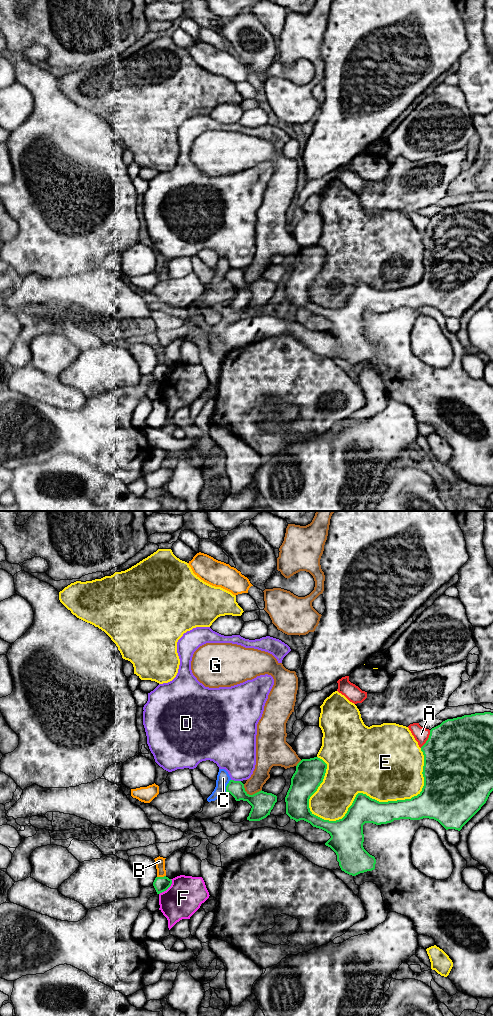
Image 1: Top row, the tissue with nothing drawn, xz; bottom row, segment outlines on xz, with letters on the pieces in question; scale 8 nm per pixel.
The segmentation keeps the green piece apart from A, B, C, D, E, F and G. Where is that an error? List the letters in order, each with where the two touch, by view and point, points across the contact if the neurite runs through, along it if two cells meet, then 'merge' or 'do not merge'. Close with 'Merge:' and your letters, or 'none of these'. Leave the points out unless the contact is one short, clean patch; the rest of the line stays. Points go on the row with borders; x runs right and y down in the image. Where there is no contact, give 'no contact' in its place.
A: contact xz (428, 739); do not merge
B: contact xz (161, 877); border xz (165, 875), (157, 877); do not merge
C: contact xz (227, 785); do not merge
D: contact xz (236, 781); border xz (231, 779), (240, 781); do not merge
E: contact xz (382, 802); do not merge
F: contact xz (167, 888); border xz (171, 879), (171, 884), (159, 894); do not merge
G: contact xz (250, 795); do not merge
Merge: none of these

